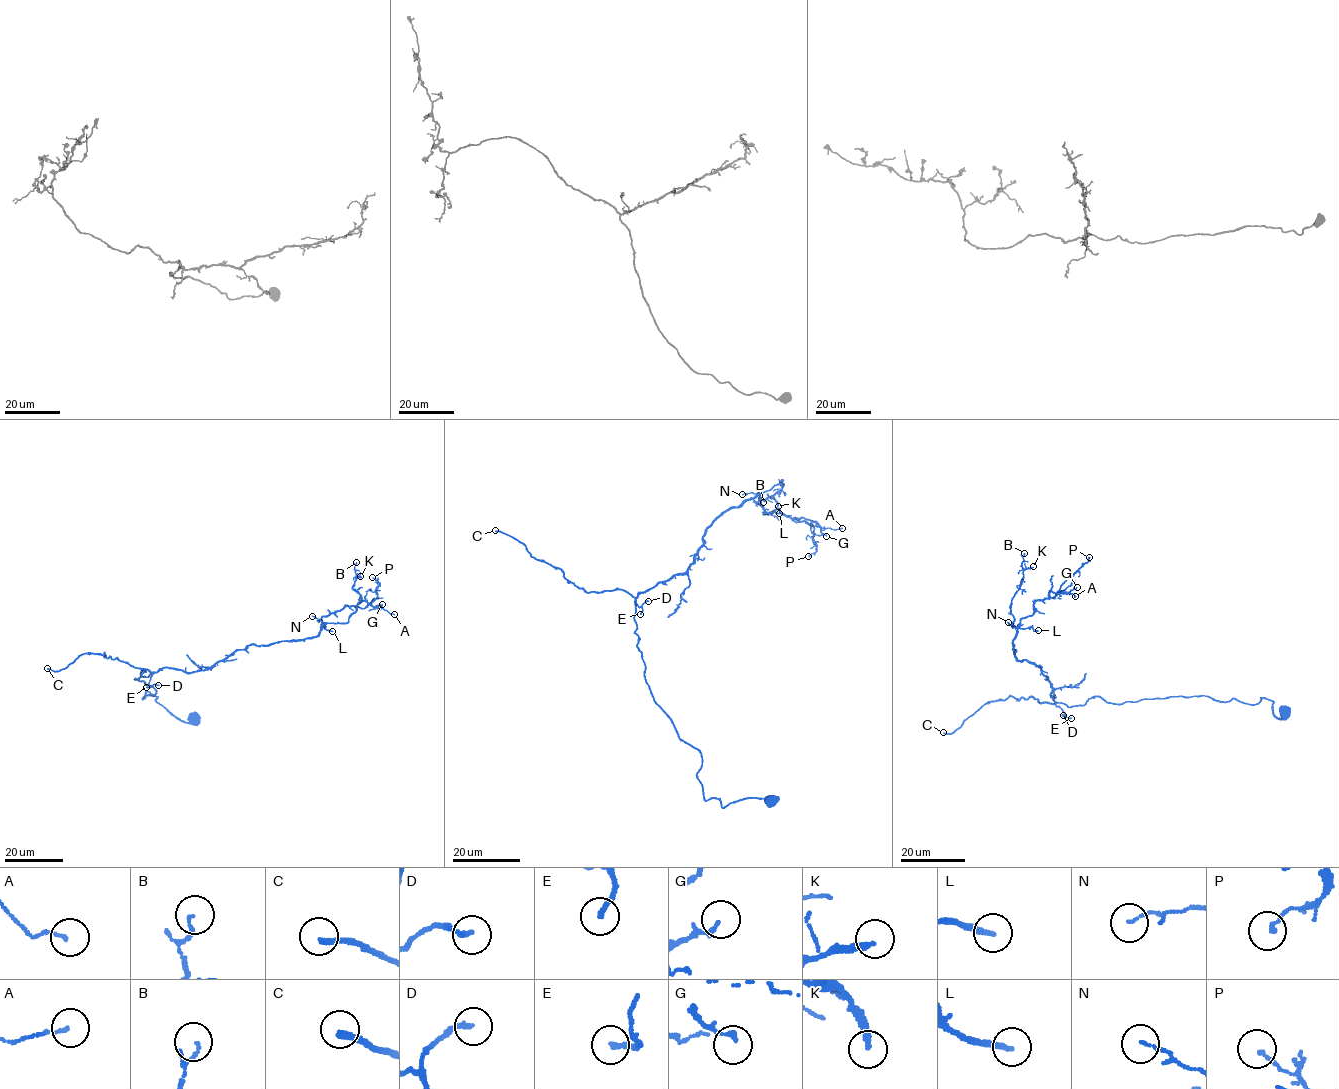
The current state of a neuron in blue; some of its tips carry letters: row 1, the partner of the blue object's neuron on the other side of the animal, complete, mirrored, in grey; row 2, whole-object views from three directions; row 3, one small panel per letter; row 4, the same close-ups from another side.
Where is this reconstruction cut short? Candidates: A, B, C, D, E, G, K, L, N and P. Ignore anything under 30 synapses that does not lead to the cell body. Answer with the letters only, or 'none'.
C

